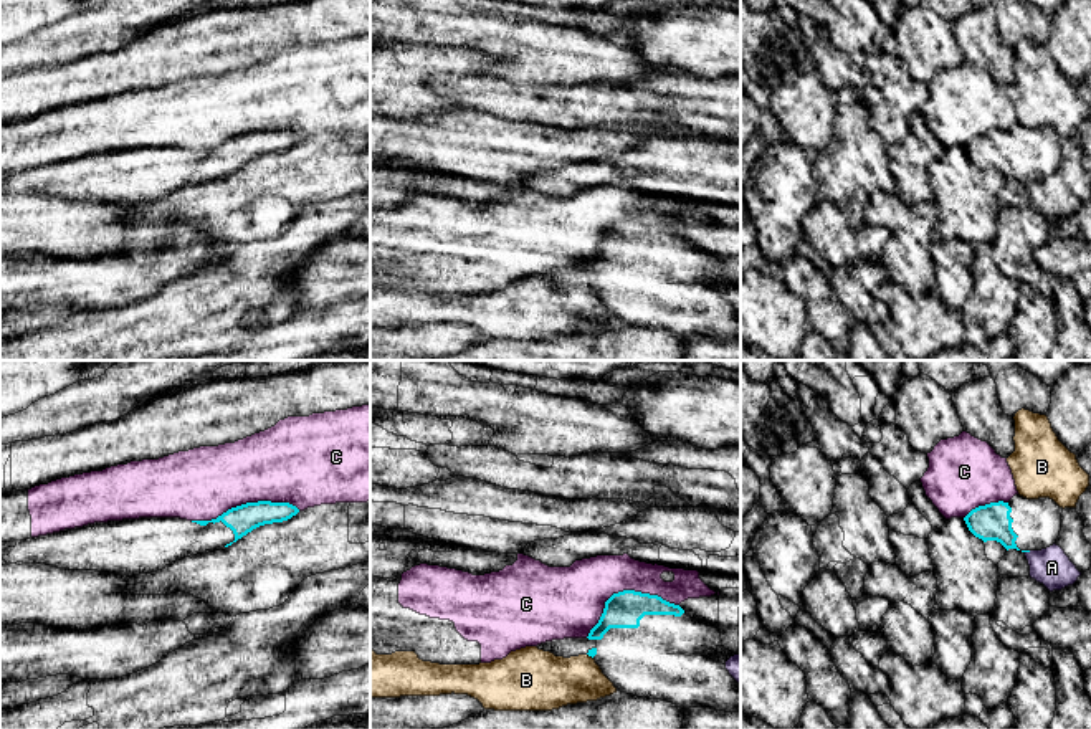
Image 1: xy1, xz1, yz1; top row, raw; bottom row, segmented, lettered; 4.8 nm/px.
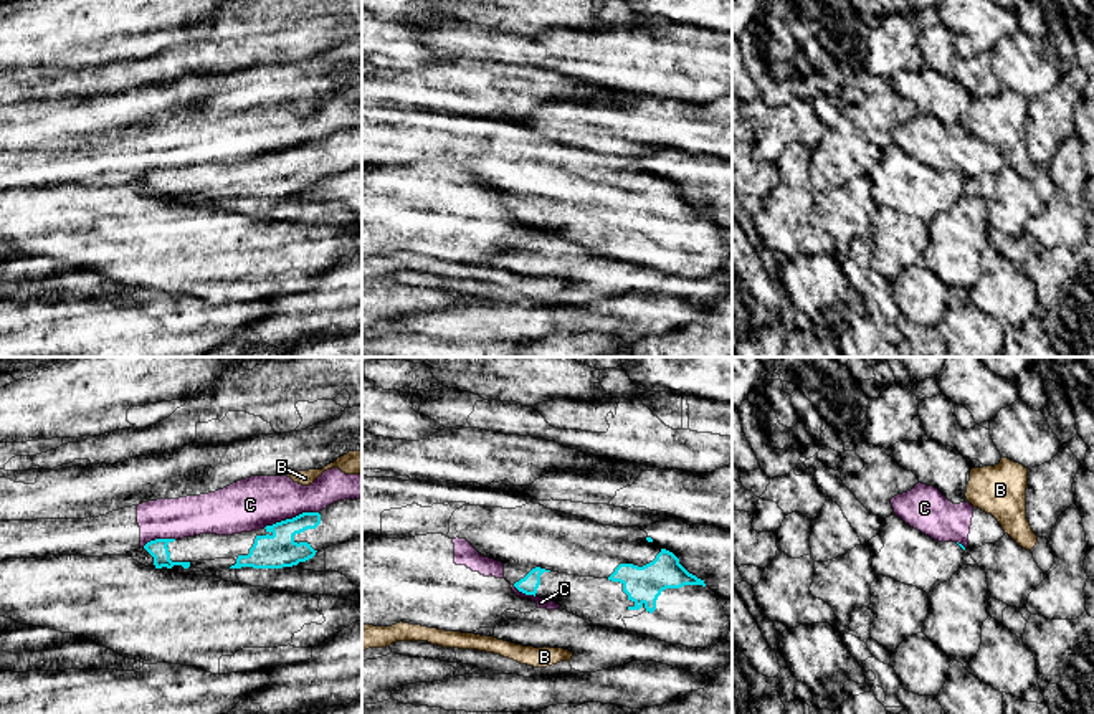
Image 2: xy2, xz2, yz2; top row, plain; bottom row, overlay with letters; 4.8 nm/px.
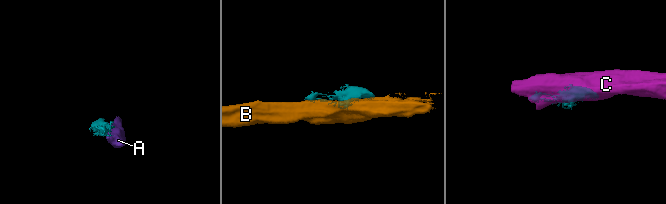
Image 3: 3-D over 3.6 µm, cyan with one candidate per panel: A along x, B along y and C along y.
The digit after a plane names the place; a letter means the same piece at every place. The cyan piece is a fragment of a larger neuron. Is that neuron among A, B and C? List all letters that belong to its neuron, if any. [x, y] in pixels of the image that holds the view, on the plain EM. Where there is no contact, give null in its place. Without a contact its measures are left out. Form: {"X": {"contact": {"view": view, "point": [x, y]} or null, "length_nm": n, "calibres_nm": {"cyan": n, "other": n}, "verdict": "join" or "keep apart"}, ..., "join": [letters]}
{"A": {"contact": {"view": "yz1", "point": [1027, 181]}, "length_nm": 30, "calibres_nm": {"cyan": 20, "other": 190}, "verdict": "keep apart"}, "B": {"contact": {"view": "xz1", "point": [590, 285]}, "length_nm": 40, "calibres_nm": {"cyan": 40, "other": 260}, "verdict": "keep apart"}, "C": {"contact": {"view": "xz1", "point": [624, 220]}, "length_nm": 480, "calibres_nm": {"cyan": 180, "other": 300}, "verdict": "keep apart"}, "join": []}

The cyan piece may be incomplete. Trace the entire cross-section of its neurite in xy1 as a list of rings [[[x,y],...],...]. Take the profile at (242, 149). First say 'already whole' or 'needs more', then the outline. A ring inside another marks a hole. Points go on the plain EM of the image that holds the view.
needs more; [[[258,131],[231,137],[212,150],[139,147],[94,152],[0,172],[0,188],[134,207],[162,200],[183,187],[220,180],[260,155],[288,150],[298,142],[289,132]]]

